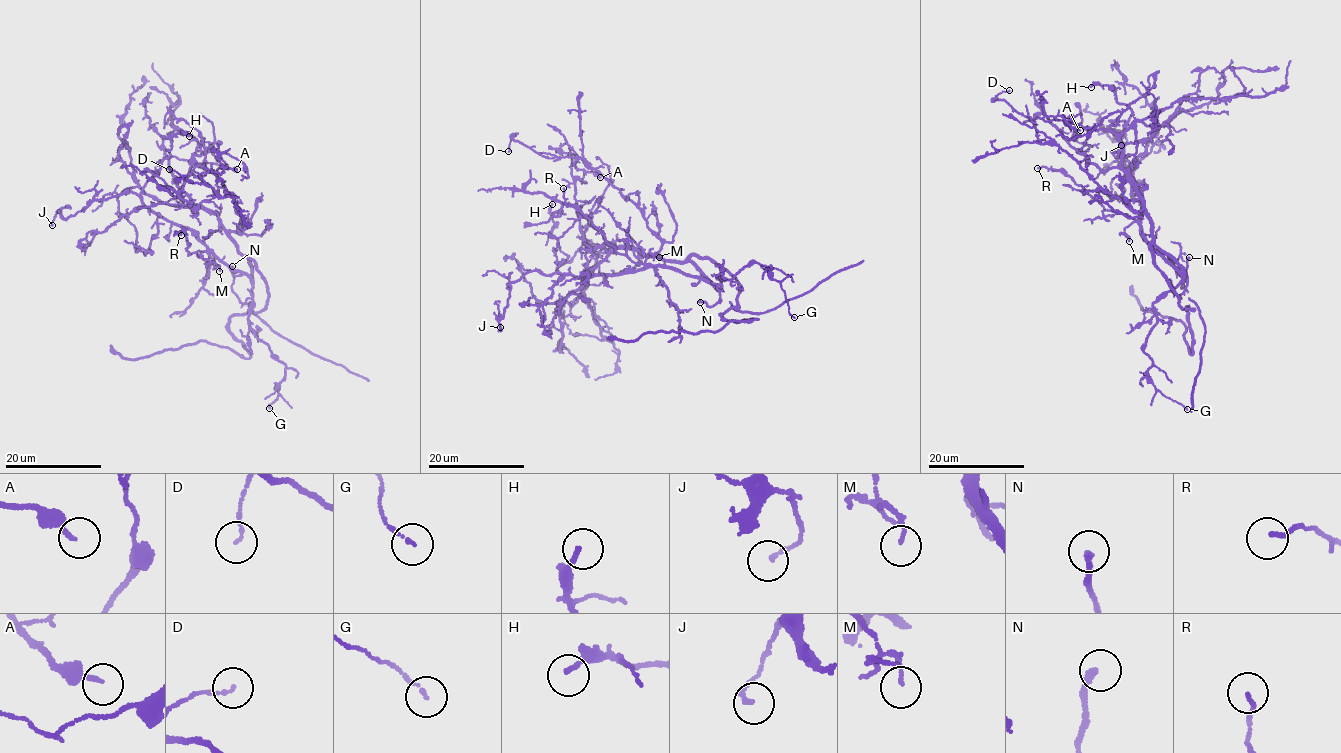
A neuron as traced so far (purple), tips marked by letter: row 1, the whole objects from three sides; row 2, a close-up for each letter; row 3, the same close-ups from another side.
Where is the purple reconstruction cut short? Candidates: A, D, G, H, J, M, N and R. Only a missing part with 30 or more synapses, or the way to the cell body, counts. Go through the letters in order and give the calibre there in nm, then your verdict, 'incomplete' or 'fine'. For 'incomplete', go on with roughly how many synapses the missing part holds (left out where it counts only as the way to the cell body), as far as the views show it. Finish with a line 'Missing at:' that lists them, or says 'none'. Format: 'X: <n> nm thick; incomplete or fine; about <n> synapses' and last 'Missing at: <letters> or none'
A: 160 nm thick; fine
D: 110 nm thick; fine
G: 130 nm thick; fine
H: 140 nm thick; fine
J: 160 nm thick; fine
M: 110 nm thick; fine
N: 220 nm thick; fine
R: 140 nm thick; fine
Missing at: none

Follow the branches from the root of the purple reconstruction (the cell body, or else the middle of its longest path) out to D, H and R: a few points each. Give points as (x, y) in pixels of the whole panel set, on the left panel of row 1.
D: (242, 255), (229, 233), (239, 234), (242, 221), (230, 194), (221, 197), (169, 169)
H: (242, 255), (251, 278), (141, 201), (142, 187), (170, 154), (171, 138), (189, 136)
R: (242, 255), (251, 278), (209, 252), (189, 255), (186, 236), (174, 234), (181, 235)

